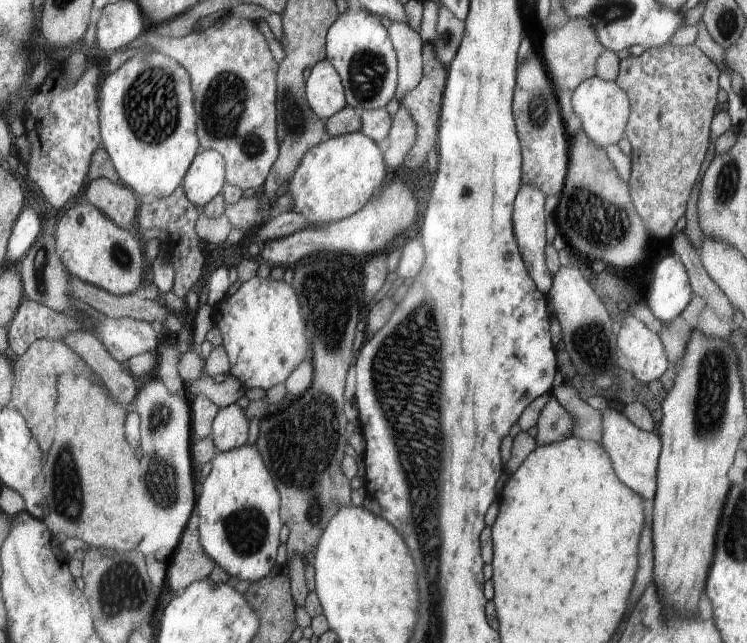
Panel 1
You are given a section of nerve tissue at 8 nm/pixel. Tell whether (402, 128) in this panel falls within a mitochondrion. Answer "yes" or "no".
no

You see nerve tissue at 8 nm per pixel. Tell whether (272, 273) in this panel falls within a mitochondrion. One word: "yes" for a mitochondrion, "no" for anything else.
no

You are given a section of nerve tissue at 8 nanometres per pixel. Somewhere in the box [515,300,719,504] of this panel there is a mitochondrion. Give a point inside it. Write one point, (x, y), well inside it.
(586, 339)

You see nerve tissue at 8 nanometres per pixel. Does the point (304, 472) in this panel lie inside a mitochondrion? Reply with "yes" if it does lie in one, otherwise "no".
yes

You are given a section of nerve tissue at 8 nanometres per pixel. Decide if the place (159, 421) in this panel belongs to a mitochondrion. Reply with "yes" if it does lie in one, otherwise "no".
no

